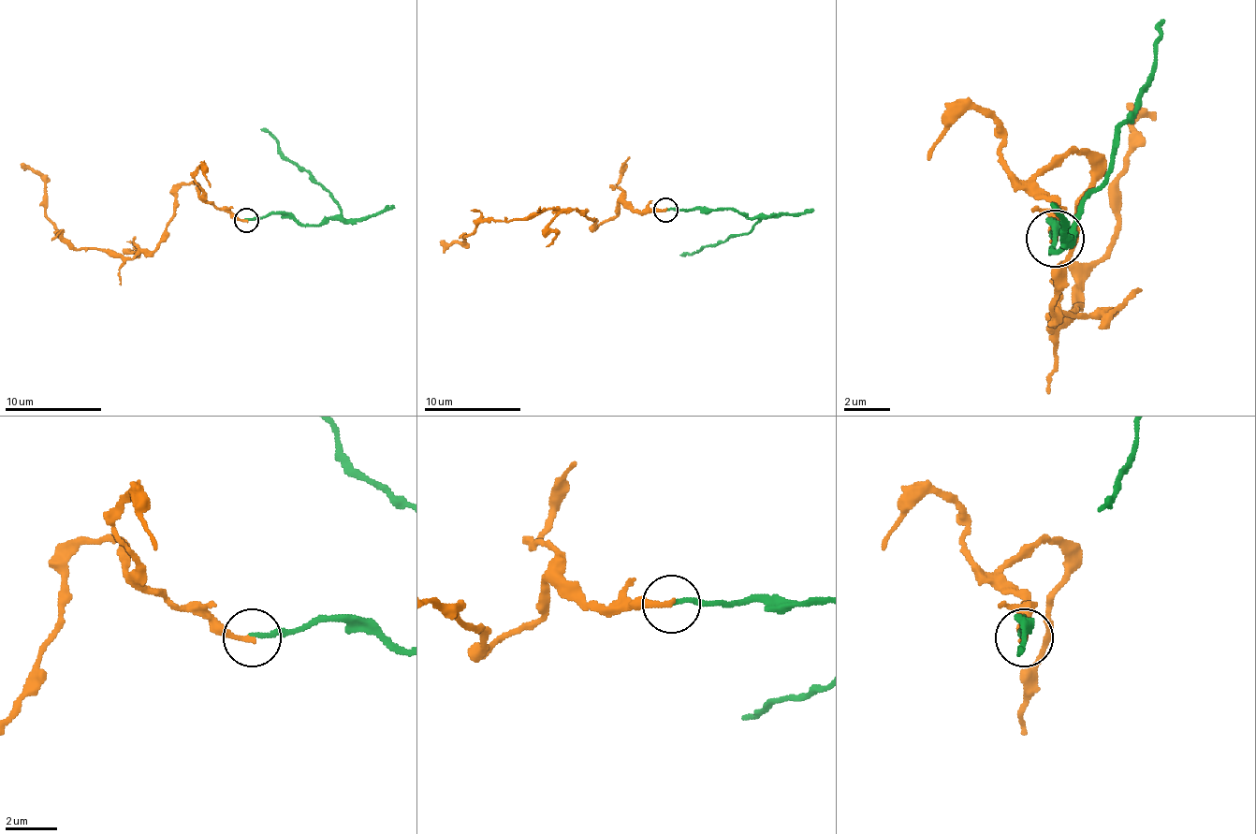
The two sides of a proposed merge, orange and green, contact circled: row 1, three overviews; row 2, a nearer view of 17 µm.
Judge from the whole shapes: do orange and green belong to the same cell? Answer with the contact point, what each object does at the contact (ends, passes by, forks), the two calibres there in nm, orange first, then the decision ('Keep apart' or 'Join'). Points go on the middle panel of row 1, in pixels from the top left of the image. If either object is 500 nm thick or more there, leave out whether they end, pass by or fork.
Place: (665, 210). At the ring orange ends. At the ring green ends. Thickness 240 nm (orange) against 160 nm. Join

